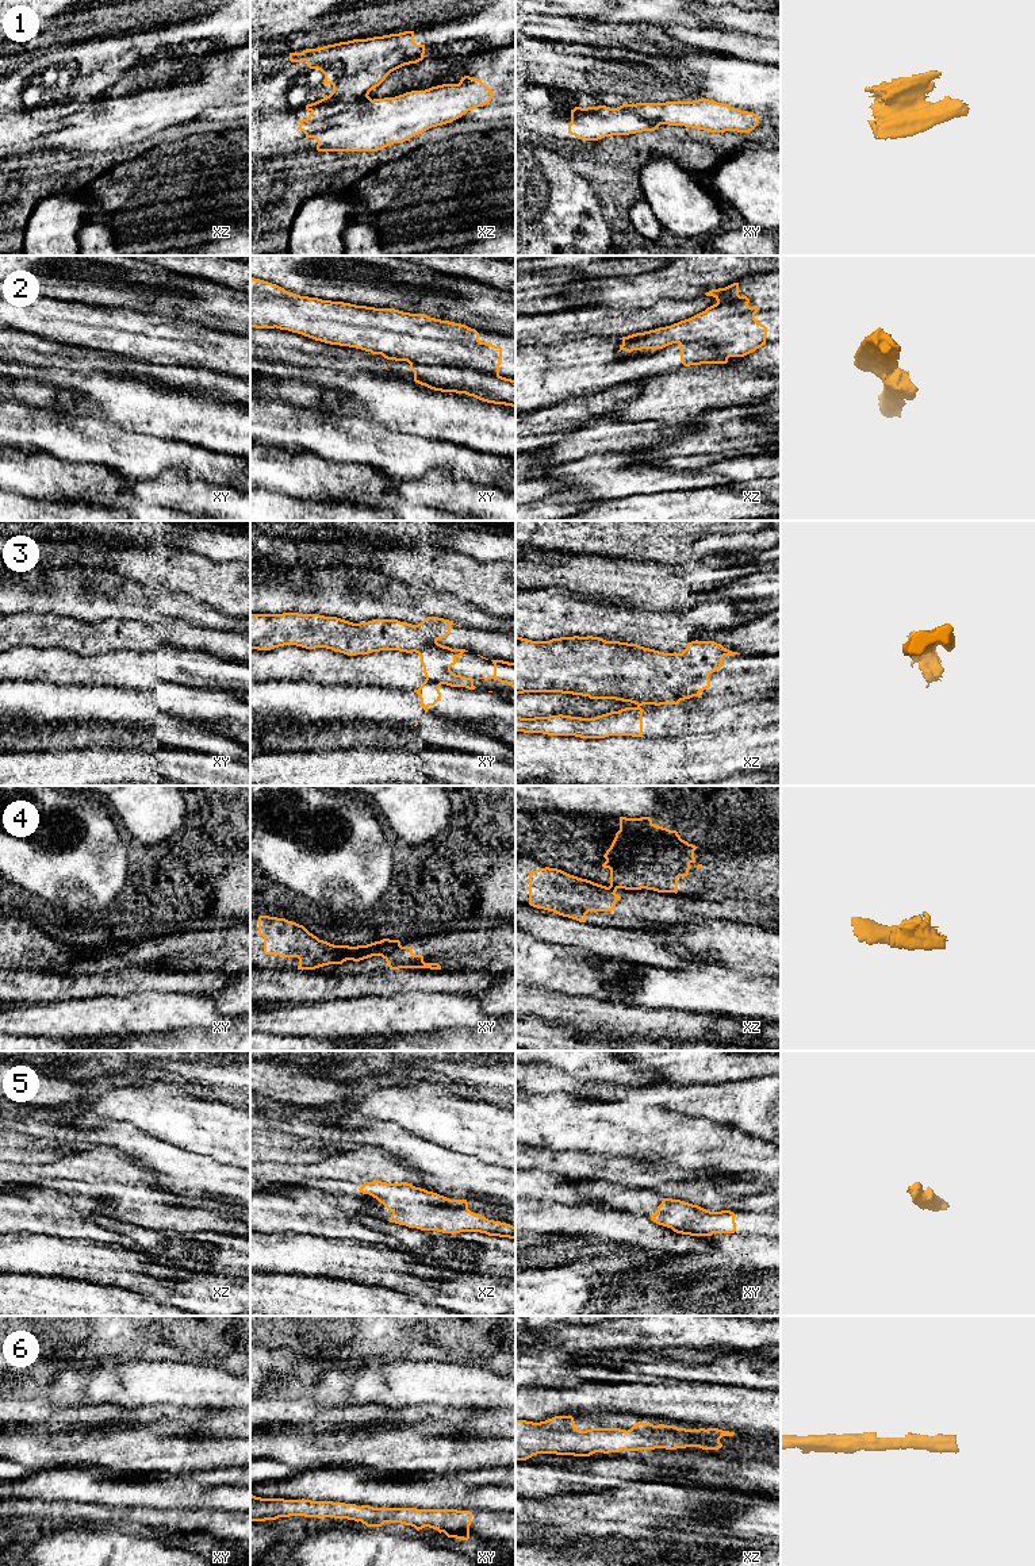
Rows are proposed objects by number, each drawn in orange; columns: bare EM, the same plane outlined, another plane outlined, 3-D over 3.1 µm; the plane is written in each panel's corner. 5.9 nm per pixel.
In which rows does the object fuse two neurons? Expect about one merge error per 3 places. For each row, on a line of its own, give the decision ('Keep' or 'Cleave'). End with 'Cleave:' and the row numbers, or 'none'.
1: Cleave
2: Cleave
3: Keep
4: Cleave
5: Keep
6: Keep
Cleave: 1, 2, 4

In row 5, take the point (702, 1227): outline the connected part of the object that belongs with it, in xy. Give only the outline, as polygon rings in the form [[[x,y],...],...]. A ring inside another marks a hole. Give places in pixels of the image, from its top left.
[[[663,1198],[651,1220],[676,1233],[712,1236],[713,1233],[735,1233],[735,1217],[736,1214],[731,1210],[710,1212],[681,1200]]]

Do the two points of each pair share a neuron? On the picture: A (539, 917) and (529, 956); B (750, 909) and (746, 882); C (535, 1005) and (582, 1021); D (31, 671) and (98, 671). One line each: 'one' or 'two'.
A: two
B: two
C: one
D: one

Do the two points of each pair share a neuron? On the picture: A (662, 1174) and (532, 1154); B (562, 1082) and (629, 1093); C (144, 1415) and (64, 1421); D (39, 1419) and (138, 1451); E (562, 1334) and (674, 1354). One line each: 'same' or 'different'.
A: same
B: same
C: same
D: different
E: different

